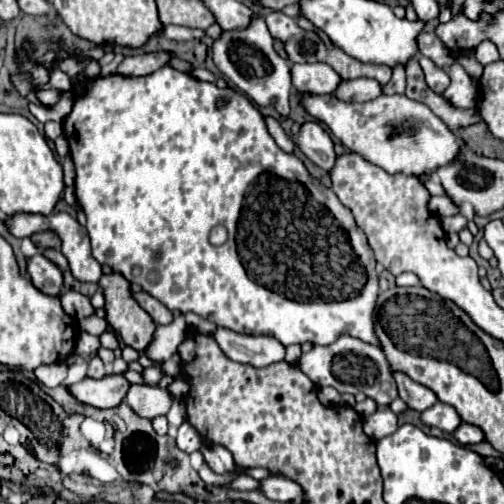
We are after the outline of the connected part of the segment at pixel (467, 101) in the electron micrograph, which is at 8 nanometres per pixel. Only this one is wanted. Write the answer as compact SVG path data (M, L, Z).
M454 60L454 64L448 68L448 76L450 86L446 88L444 96L458 108L476 108L476 90L472 86L472 78L458 60Z

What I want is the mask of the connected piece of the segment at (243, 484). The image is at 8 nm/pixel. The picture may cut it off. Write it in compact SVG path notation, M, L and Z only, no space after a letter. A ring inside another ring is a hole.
M238 476L234 482L230 482L230 486L238 488L238 490L258 490L260 482L252 476Z

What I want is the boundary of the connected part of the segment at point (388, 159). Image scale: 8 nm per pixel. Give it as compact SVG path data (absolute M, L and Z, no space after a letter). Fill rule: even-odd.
M298 94L298 98L302 108L316 122L326 124L350 152L360 154L390 174L404 172L422 176L424 172L434 172L438 166L452 162L460 150L456 136L446 124L434 116L428 106L414 102L404 94L380 96L372 102L344 102L334 94Z

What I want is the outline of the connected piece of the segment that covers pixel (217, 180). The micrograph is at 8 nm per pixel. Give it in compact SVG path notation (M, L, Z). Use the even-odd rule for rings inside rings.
M164 66L156 70L150 76L142 78L126 78L120 74L88 80L84 86L84 94L74 98L74 106L70 116L62 122L64 136L70 144L70 154L76 164L76 198L82 206L88 222L86 230L92 242L92 256L102 264L110 266L114 272L122 274L128 282L138 284L142 290L158 298L170 312L188 314L194 312L218 326L224 326L228 330L234 330L238 334L248 336L272 336L280 340L284 346L290 344L320 344L328 346L336 342L340 336L352 336L362 342L368 342L372 346L380 348L380 340L376 338L374 330L374 312L376 312L376 300L380 294L378 288L378 274L374 270L374 254L368 246L366 234L356 226L356 220L352 218L352 212L336 198L336 194L320 184L298 160L294 154L288 154L280 150L266 130L264 118L258 112L258 108L242 94L238 94L232 88L220 90L216 84L210 82L198 82L190 74L182 74L170 66ZM224 98L226 102L218 106L218 100ZM222 224L228 230L228 242L222 246L212 246L208 242L210 230ZM160 252L162 258L154 258L154 254ZM140 268L140 274L134 276L132 270ZM152 272L158 272L158 282L150 282L148 276Z

